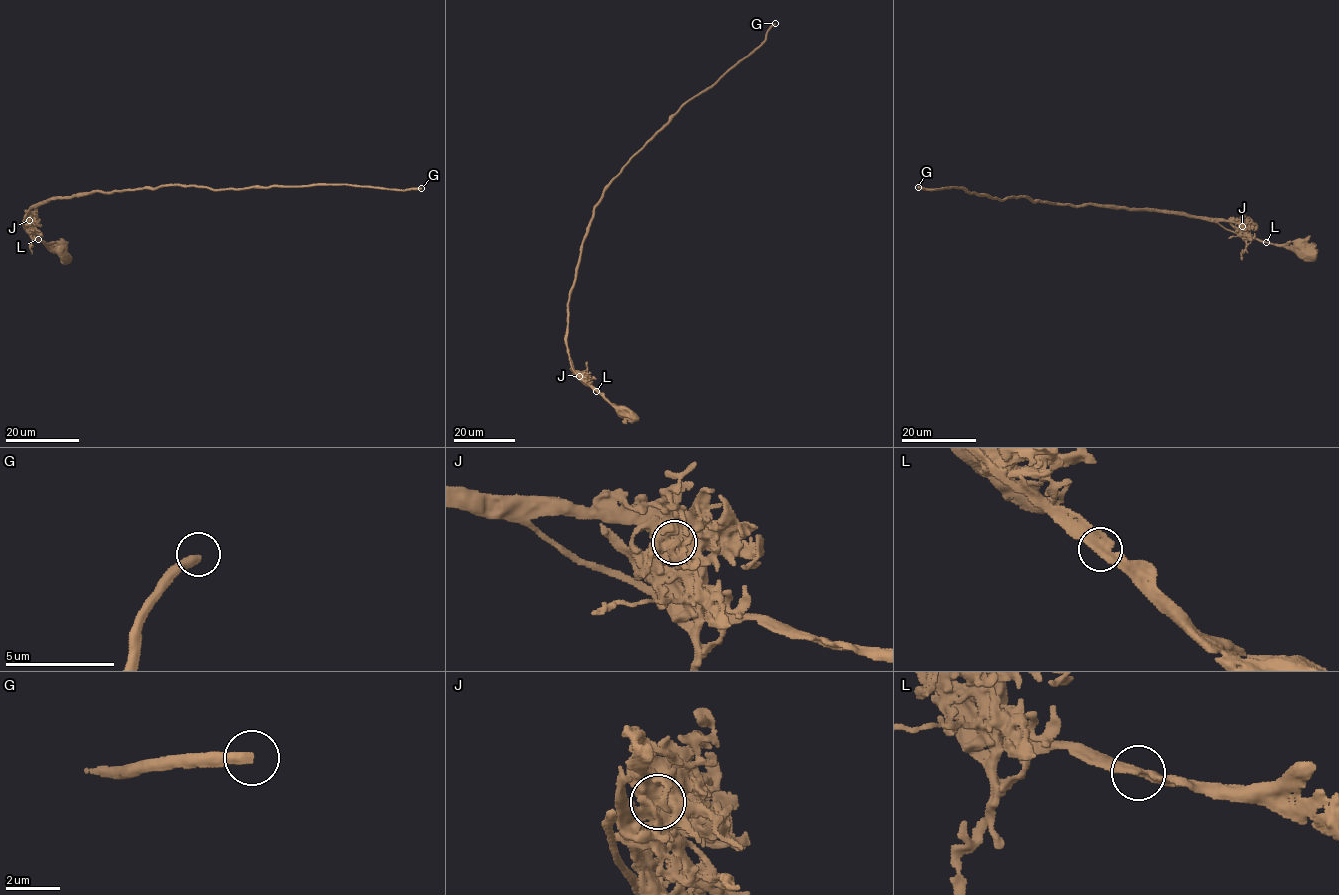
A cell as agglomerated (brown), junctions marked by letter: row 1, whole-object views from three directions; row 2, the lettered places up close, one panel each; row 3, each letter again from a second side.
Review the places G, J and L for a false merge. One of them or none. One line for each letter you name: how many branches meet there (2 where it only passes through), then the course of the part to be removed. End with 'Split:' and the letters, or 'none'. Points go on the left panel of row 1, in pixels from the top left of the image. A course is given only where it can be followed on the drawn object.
Split: none

